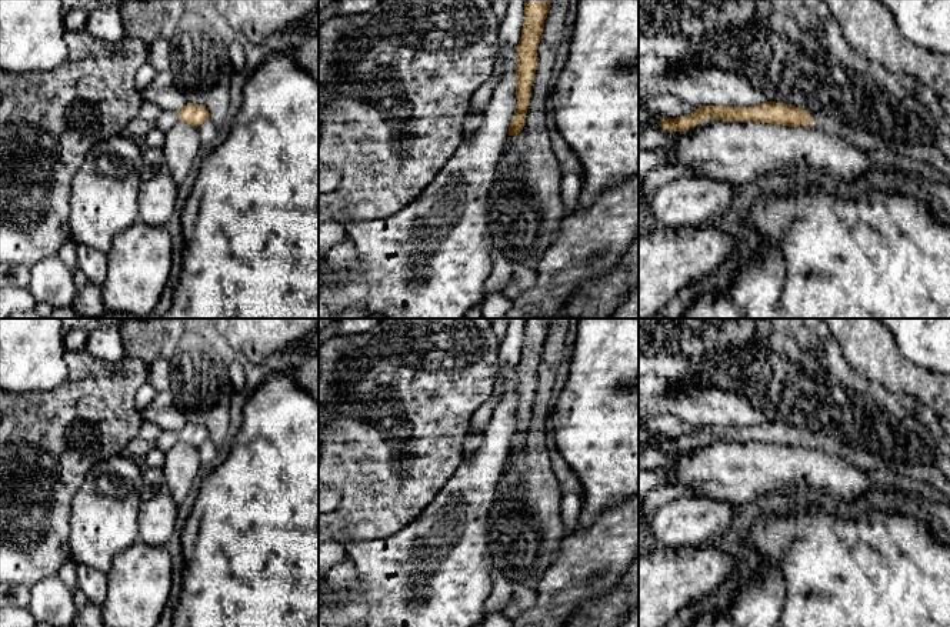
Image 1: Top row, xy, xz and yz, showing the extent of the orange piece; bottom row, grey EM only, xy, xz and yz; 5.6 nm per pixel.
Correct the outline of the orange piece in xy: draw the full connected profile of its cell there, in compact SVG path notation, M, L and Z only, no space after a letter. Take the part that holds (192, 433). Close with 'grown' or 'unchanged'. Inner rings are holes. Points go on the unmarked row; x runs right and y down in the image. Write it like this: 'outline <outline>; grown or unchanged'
outline M197 423L184 424L177 433L176 431L161 431L159 436L156 448L167 453L179 440L199 447L203 441L209 438L209 431L206 427Z; grown

